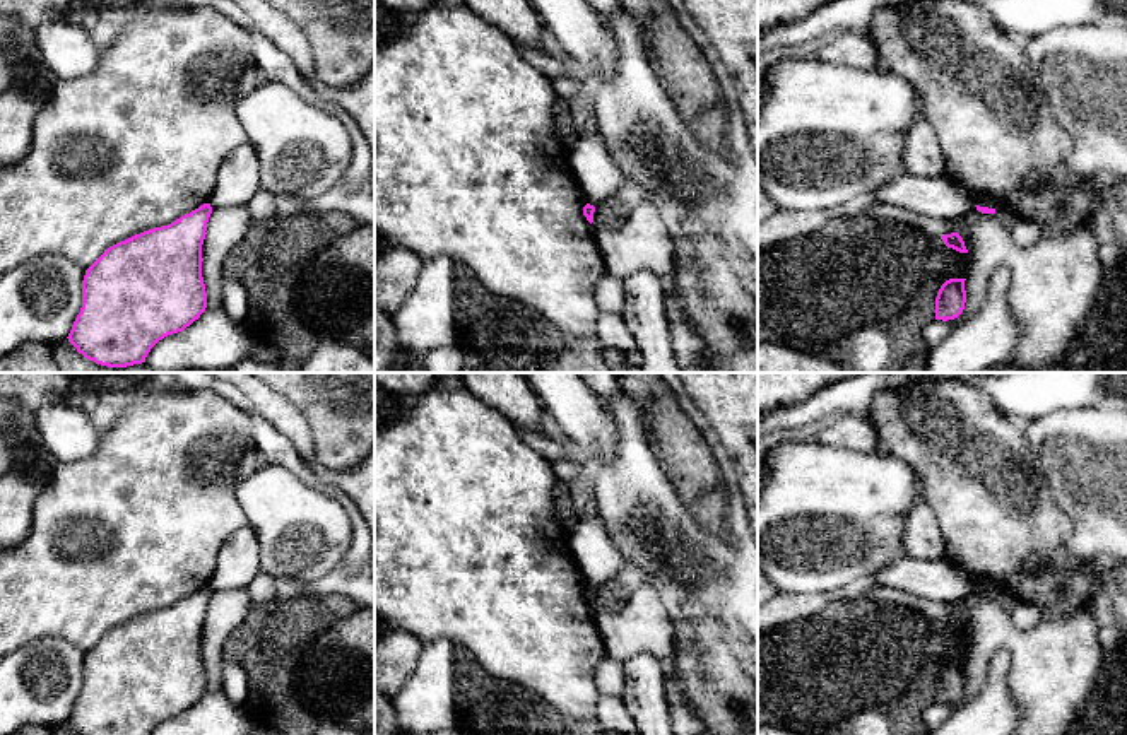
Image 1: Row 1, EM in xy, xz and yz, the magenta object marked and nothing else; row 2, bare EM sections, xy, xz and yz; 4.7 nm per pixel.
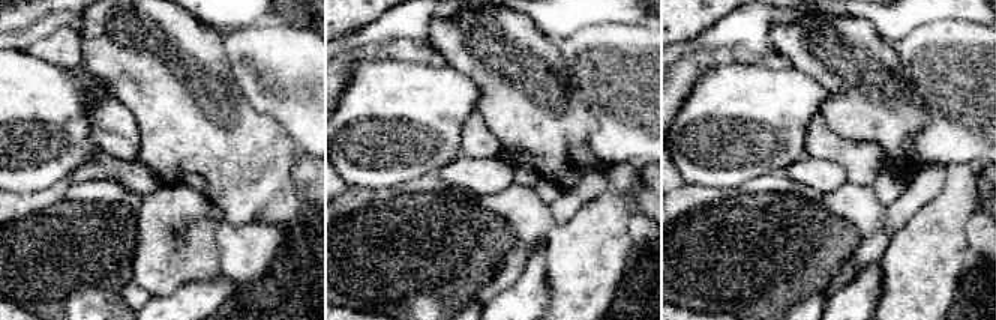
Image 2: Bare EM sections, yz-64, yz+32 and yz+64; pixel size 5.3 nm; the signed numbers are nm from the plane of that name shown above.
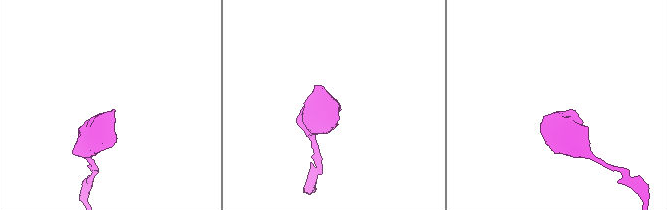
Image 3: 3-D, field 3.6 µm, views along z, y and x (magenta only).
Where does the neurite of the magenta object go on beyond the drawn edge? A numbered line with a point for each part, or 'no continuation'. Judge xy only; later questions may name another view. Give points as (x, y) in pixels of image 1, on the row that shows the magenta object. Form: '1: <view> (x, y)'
no continuation

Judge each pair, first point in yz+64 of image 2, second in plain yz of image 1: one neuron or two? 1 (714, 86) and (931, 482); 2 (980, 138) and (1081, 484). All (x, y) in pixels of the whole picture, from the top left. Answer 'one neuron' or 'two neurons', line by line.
1: two neurons
2: one neuron

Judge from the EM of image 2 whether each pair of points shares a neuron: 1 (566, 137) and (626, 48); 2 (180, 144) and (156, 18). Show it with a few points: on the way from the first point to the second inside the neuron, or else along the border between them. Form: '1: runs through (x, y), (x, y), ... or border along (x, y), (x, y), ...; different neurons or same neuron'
1: border along (582, 99), (597, 125), (597, 129), (587, 143); different neurons
2: runs through (180, 113), (180, 87), (156, 57), (156, 50); same neuron

